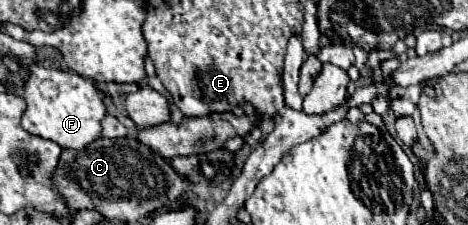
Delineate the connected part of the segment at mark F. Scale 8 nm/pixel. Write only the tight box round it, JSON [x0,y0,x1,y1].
[21,63,105,149]

